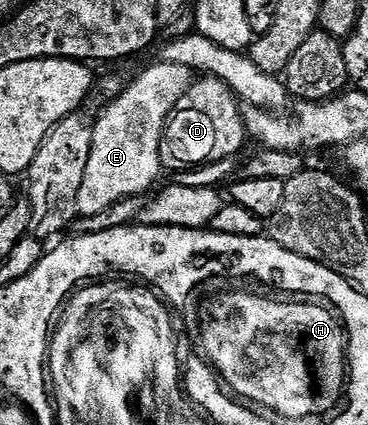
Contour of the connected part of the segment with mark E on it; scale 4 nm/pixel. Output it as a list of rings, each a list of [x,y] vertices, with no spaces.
[[[152,64],[152,68],[145,69],[132,84],[130,81],[121,95],[106,105],[108,108],[100,114],[99,121],[94,121],[89,166],[85,166],[85,178],[81,181],[81,190],[77,194],[79,216],[101,214],[101,210],[109,210],[109,206],[125,198],[150,193],[150,188],[161,173],[159,147],[163,141],[163,129],[175,112],[175,104],[191,89],[193,73],[191,69],[176,64]]]

